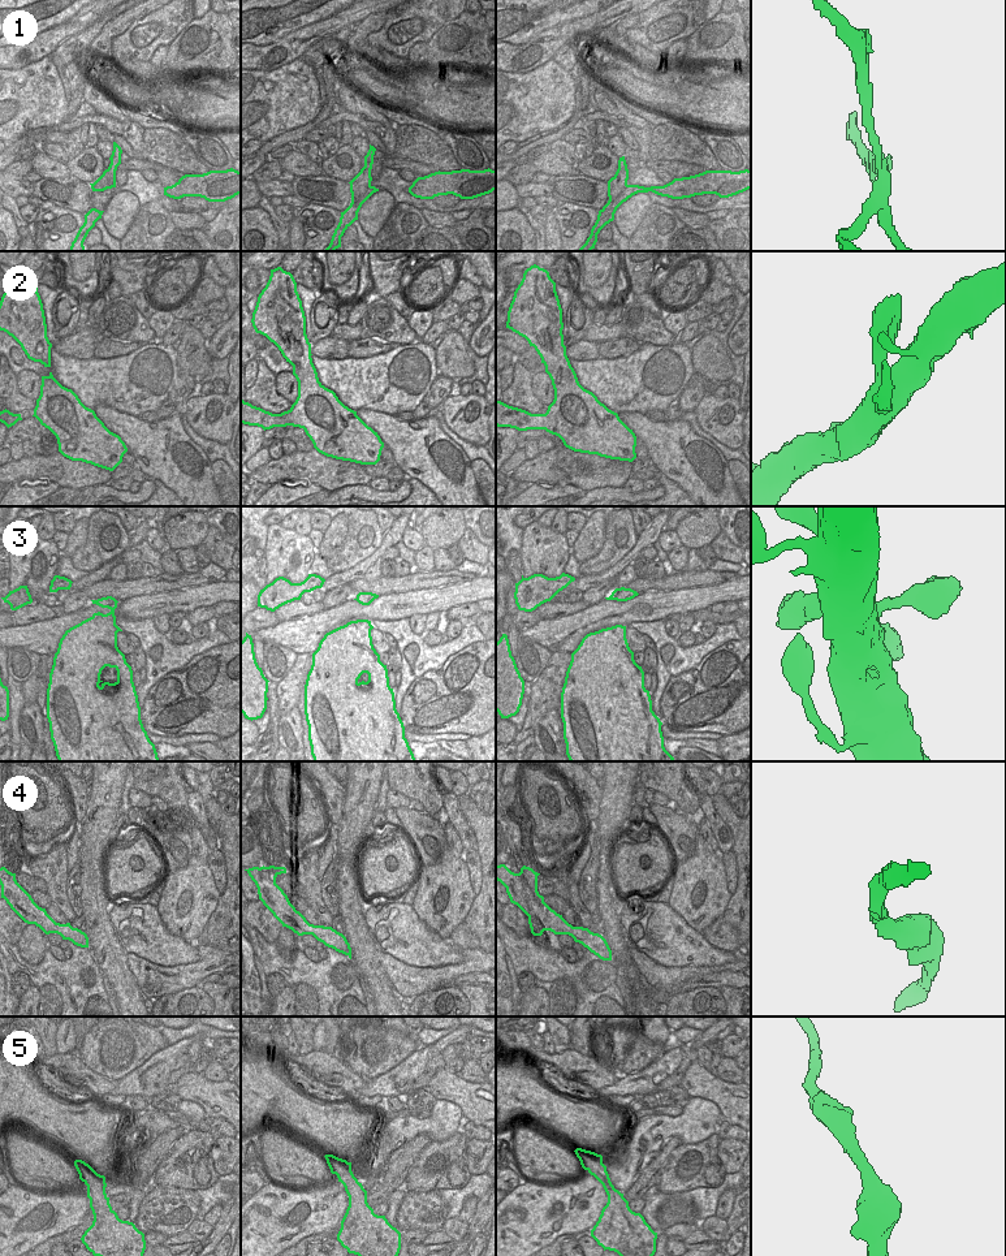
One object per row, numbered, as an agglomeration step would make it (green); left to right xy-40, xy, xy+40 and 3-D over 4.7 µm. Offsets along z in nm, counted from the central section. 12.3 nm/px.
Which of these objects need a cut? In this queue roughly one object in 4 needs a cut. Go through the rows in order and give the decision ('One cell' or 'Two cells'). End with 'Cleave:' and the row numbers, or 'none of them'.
1: Two cells
2: One cell
3: One cell
4: One cell
5: One cell
Cleave: 1.

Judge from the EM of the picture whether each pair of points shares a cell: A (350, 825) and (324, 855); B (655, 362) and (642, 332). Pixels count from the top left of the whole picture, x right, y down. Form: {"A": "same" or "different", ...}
{"A": "different", "B": "different"}

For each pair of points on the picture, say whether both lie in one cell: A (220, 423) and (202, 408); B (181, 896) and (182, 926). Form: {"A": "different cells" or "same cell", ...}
{"A": "same cell", "B": "same cell"}

